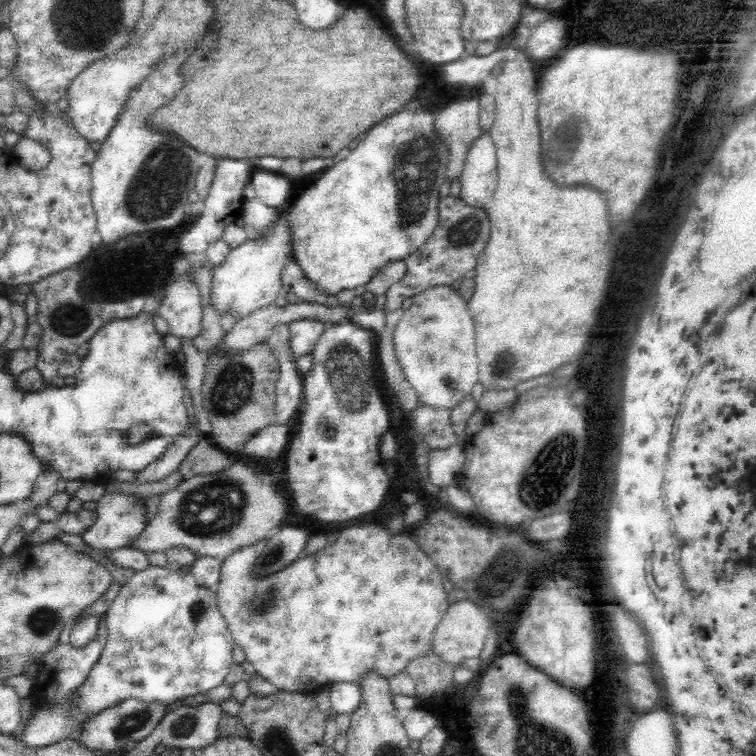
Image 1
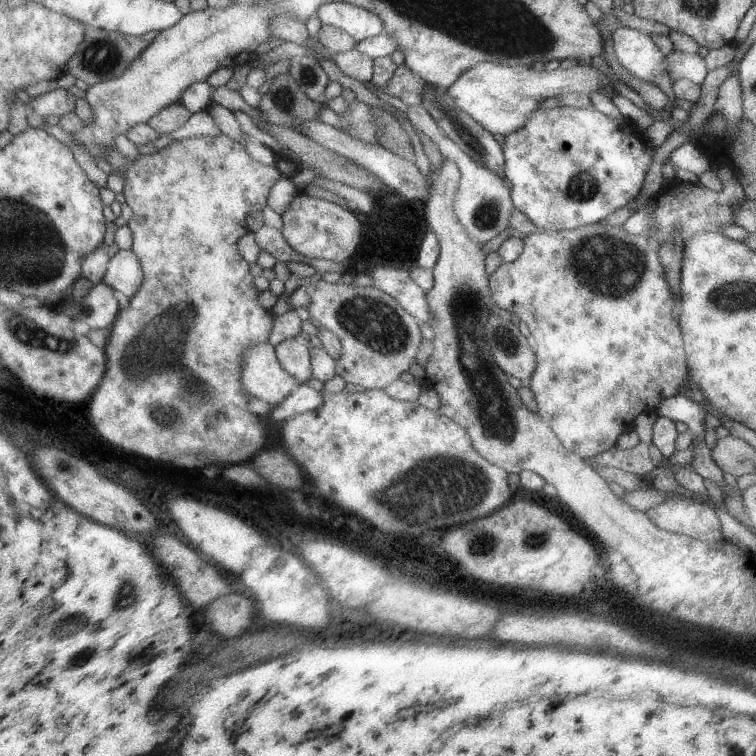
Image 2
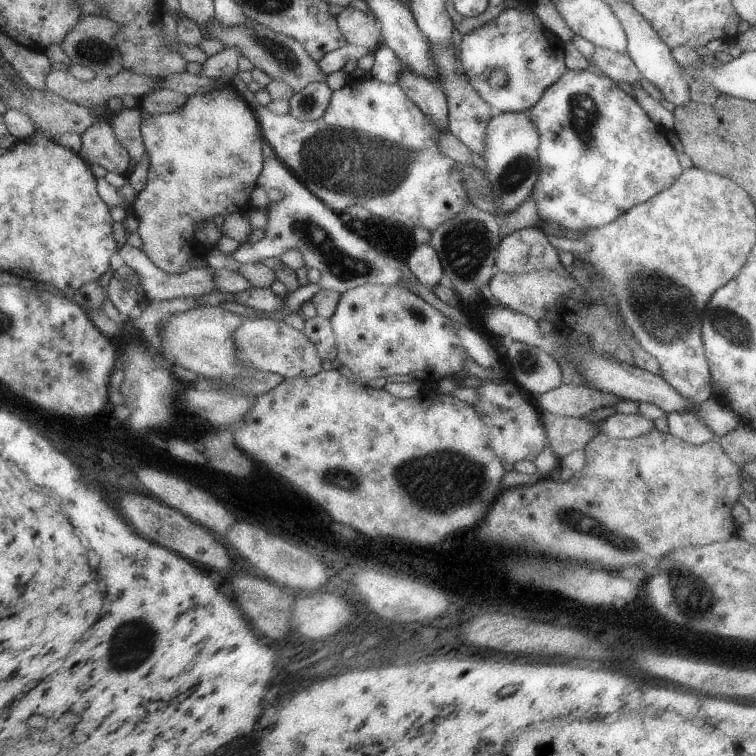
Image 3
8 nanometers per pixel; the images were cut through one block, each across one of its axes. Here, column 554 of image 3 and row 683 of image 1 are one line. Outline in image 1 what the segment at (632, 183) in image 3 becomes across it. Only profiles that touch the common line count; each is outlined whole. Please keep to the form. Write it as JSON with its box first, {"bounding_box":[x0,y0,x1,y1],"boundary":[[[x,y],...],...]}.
{"bounding_box":[18,565,233,747],"boundary":[[[150,565],[146,570],[135,571],[128,582],[121,585],[118,595],[105,612],[107,641],[100,658],[92,666],[87,679],[75,690],[69,703],[56,703],[42,707],[31,716],[18,740],[25,746],[44,747],[75,736],[86,720],[104,708],[116,706],[126,698],[144,702],[171,704],[175,700],[204,694],[224,683],[233,662],[233,636],[225,618],[219,611],[217,593],[200,586],[194,575],[171,571],[167,567]]]}

